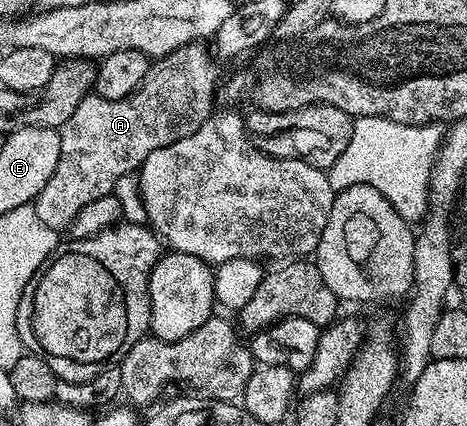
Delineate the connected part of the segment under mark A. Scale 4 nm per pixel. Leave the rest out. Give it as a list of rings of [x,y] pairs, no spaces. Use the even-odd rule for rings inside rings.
[[[202,44],[186,45],[167,57],[154,62],[143,85],[125,99],[110,101],[89,95],[81,99],[77,111],[69,115],[61,135],[61,159],[57,159],[57,171],[49,183],[35,196],[34,207],[41,223],[56,231],[66,230],[77,219],[78,212],[102,196],[114,194],[115,185],[121,178],[134,174],[140,165],[161,147],[177,139],[185,139],[208,121],[217,105],[217,86],[220,84],[219,69],[211,62],[212,54],[203,50]]]

